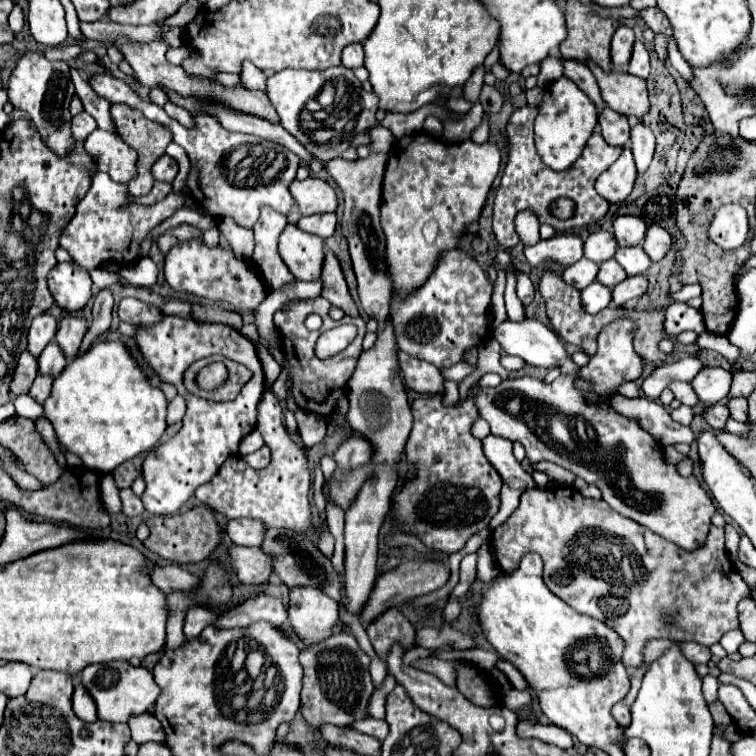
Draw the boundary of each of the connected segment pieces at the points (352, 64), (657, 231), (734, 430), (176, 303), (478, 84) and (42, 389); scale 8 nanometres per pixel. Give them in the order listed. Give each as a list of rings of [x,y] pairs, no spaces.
[[[348,44],[342,52],[342,64],[346,68],[358,68],[364,62],[364,50],[362,44]]]
[[[650,226],[648,232],[646,232],[642,248],[644,248],[644,252],[648,254],[648,258],[652,262],[658,262],[658,260],[662,260],[666,256],[666,252],[670,250],[670,244],[672,244],[670,234],[664,228]]]
[[[728,420],[728,426],[726,426],[726,432],[730,434],[738,434],[738,436],[748,436],[752,432],[752,426],[746,426],[744,422],[736,422],[736,420]]]
[[[170,298],[168,302],[162,304],[160,312],[166,316],[166,314],[176,314],[176,316],[184,316],[184,318],[190,318],[190,304],[188,302],[182,302],[182,300],[174,300]]]
[[[484,65],[476,68],[472,76],[469,78],[468,82],[464,84],[463,98],[465,100],[470,101],[473,104],[475,104],[478,101],[481,89],[484,85],[484,75]]]
[[[38,376],[30,388],[30,396],[38,402],[38,404],[44,404],[44,400],[48,398],[50,394],[50,386],[52,386],[52,378],[44,378],[44,376]]]

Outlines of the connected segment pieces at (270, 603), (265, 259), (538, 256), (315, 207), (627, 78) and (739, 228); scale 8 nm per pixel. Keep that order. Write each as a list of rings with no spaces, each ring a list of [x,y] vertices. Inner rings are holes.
[[[262,594],[260,598],[252,598],[248,602],[244,602],[242,606],[230,610],[228,614],[220,616],[220,620],[214,624],[218,628],[246,628],[254,622],[272,622],[276,626],[284,626],[284,622],[288,620],[288,610],[286,606],[268,594]]]
[[[264,208],[254,226],[256,248],[252,262],[270,292],[296,282],[296,278],[292,276],[292,272],[286,270],[284,260],[278,254],[278,236],[286,228],[286,224],[286,216]]]
[[[560,234],[548,240],[540,240],[534,246],[526,246],[524,256],[532,266],[538,266],[546,260],[554,260],[566,268],[584,256],[582,238],[576,234]]]
[[[310,176],[302,182],[294,180],[290,184],[290,194],[296,200],[302,216],[328,214],[328,212],[334,212],[336,206],[338,206],[334,188],[320,178]]]
[[[590,66],[590,70],[598,80],[604,102],[612,110],[628,118],[634,116],[636,120],[642,120],[650,112],[646,80],[616,70],[612,70],[612,74],[604,74],[600,66]]]
[[[725,204],[714,215],[708,236],[722,249],[735,250],[742,246],[748,234],[748,216],[741,204]]]

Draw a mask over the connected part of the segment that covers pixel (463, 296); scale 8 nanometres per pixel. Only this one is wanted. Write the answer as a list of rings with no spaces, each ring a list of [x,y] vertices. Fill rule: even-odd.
[[[458,248],[442,254],[422,288],[418,288],[408,300],[392,302],[390,306],[398,348],[438,368],[450,368],[458,360],[464,360],[464,352],[468,348],[484,342],[486,334],[480,332],[488,332],[486,328],[490,328],[490,296],[492,284],[476,258]]]

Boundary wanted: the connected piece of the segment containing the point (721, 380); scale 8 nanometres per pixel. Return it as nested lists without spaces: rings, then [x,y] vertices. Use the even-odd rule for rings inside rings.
[[[708,366],[698,372],[692,380],[692,388],[696,390],[702,404],[714,404],[726,400],[732,386],[732,370],[720,366]]]

